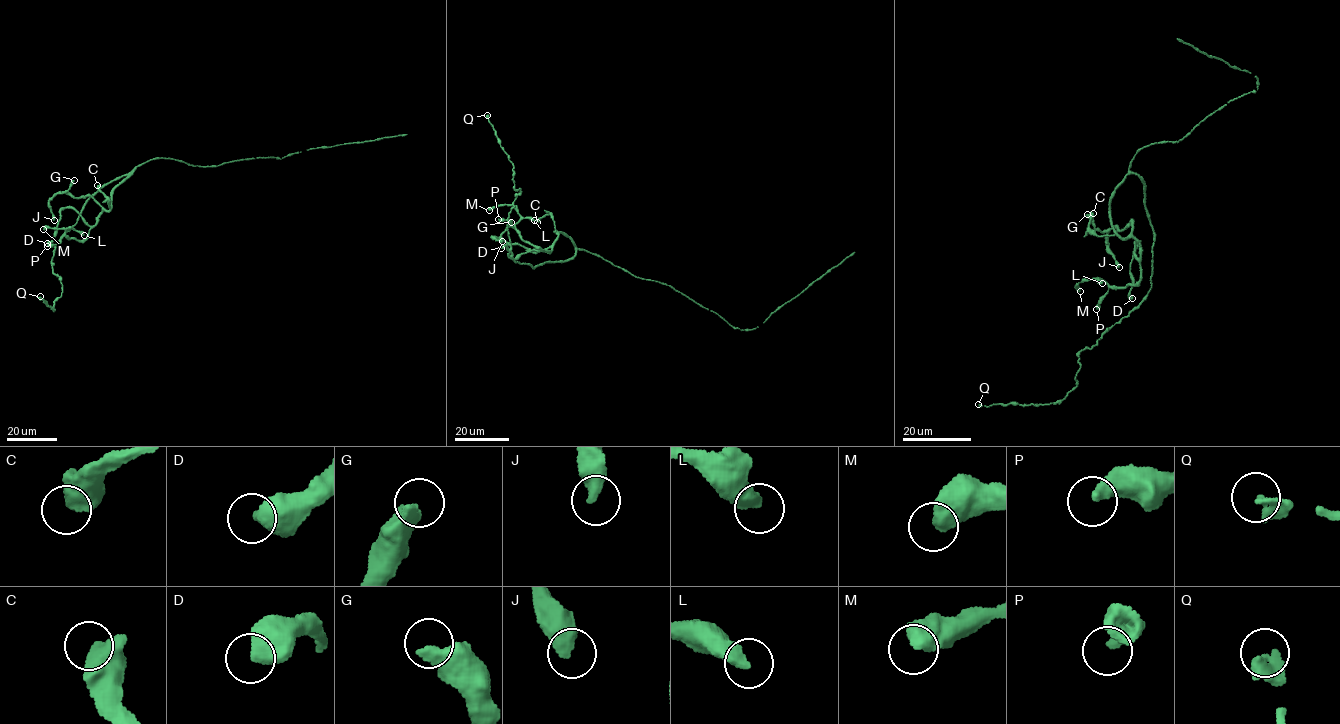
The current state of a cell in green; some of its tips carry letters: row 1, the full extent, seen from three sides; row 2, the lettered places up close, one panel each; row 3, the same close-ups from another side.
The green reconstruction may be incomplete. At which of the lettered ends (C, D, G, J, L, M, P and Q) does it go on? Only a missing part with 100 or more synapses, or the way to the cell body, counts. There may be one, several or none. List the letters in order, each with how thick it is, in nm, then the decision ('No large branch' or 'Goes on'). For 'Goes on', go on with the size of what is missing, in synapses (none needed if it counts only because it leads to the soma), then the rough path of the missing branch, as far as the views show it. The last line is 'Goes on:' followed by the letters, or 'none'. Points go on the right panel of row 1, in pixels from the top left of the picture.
C: Thickness 650 nm. No large branch
D: Thickness 650 nm. No large branch
G: Thickness 480 nm. No large branch
J: Thickness 550 nm. No large branch
L: Thickness 500 nm. No large branch
M: Thickness 550 nm. No large branch
P: Thickness 400 nm. No large branch
Q: Thickness 400 nm. No large branch
Goes on: none

